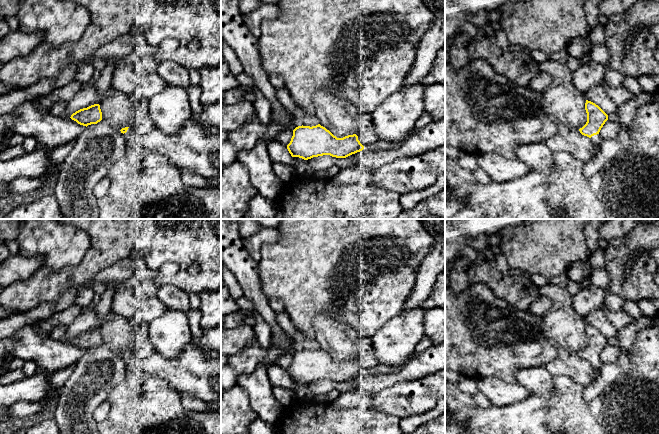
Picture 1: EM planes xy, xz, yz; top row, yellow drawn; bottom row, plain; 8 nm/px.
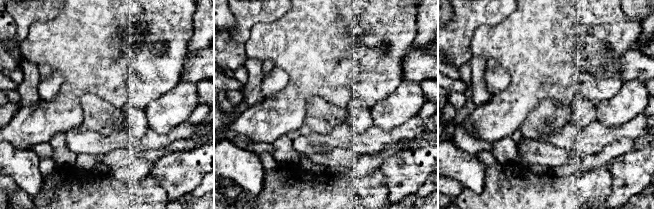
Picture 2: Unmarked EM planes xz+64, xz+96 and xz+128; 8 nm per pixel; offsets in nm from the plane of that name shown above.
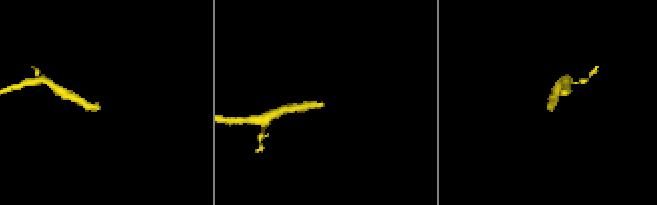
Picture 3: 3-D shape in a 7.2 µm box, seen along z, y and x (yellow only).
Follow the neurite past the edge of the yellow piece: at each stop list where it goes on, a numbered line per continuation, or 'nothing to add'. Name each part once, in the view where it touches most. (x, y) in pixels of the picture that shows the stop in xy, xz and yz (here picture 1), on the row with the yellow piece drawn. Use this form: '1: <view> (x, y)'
1: yz (596, 139)

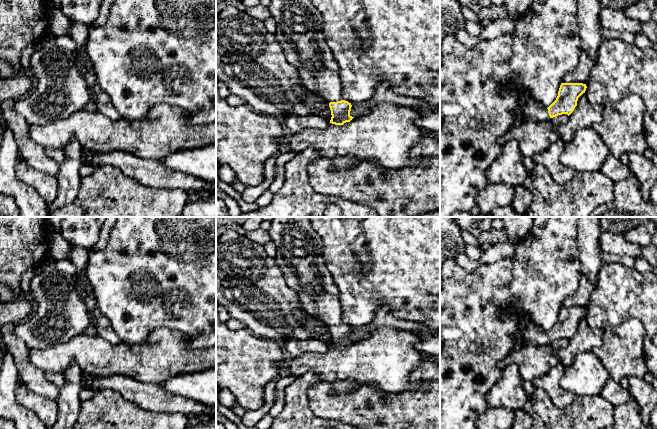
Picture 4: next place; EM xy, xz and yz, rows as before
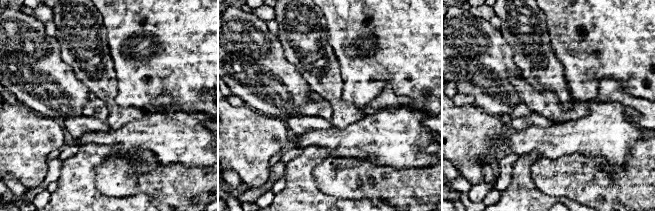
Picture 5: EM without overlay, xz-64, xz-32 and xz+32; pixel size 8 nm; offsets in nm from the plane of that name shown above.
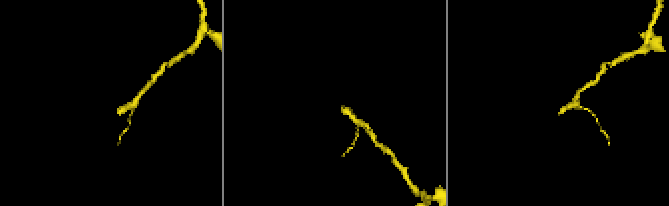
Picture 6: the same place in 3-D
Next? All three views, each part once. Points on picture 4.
1: xz (299, 26)

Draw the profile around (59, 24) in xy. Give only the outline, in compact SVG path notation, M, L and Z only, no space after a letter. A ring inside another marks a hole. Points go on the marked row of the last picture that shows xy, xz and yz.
M51 7L48 29L52 32L54 37L68 35L72 23L73 21L67 18L59 7Z

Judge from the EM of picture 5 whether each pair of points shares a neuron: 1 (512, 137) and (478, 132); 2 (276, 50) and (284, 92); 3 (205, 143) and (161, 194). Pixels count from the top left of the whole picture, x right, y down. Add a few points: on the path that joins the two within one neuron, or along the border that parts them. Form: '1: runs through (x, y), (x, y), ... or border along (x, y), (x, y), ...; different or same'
1: border along (508, 128), (499, 138), (501, 143); different
2: runs through (276, 60), (276, 82); same
3: border along (207, 165), (161, 166); different

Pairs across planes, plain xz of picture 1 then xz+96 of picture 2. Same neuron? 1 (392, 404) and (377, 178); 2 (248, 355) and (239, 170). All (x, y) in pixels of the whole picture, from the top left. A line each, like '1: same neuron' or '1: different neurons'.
1: different neurons
2: different neurons

